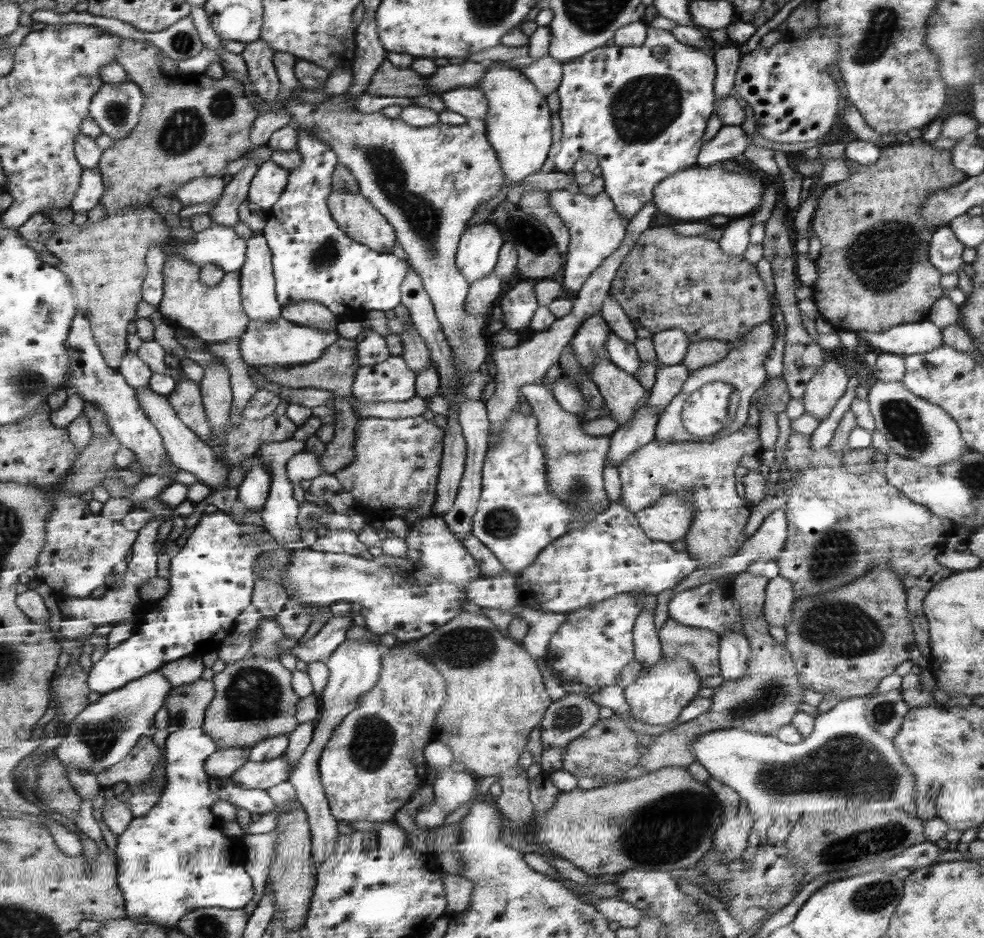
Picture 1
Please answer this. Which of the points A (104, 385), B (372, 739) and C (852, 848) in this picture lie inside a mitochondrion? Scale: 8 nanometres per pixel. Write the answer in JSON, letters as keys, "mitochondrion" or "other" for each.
{"A":"other","B":"mitochondrion","C":"mitochondrion"}

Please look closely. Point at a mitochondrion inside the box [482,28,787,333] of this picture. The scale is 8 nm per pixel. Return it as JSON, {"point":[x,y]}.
{"point":[644,107]}

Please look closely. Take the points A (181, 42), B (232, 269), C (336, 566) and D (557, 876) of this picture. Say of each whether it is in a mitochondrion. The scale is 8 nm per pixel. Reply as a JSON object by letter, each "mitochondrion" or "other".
{"A":"mitochondrion","B":"other","C":"mitochondrion","D":"other"}

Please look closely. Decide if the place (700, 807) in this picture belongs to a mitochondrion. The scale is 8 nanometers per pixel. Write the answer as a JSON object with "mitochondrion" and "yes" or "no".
{"mitochondrion":"yes"}

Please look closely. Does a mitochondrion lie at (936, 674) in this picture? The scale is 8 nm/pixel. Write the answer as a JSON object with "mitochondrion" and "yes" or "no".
{"mitochondrion":"no"}

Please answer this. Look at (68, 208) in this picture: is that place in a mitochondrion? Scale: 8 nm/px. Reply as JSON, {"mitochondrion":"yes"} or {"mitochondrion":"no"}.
{"mitochondrion":"no"}

